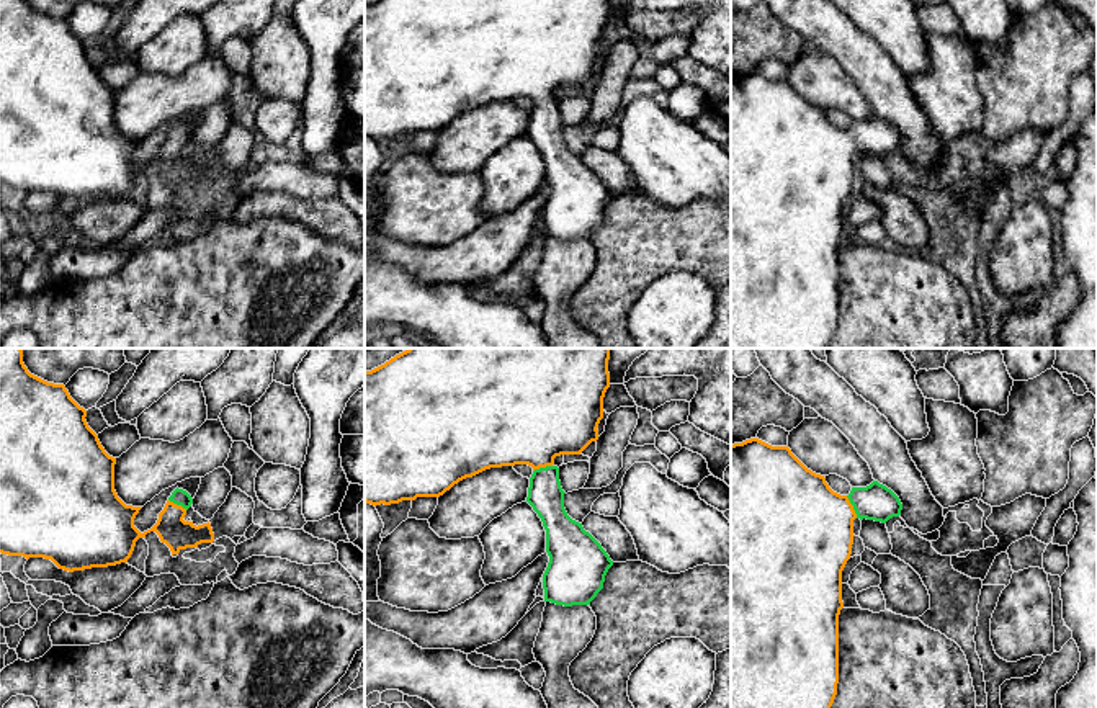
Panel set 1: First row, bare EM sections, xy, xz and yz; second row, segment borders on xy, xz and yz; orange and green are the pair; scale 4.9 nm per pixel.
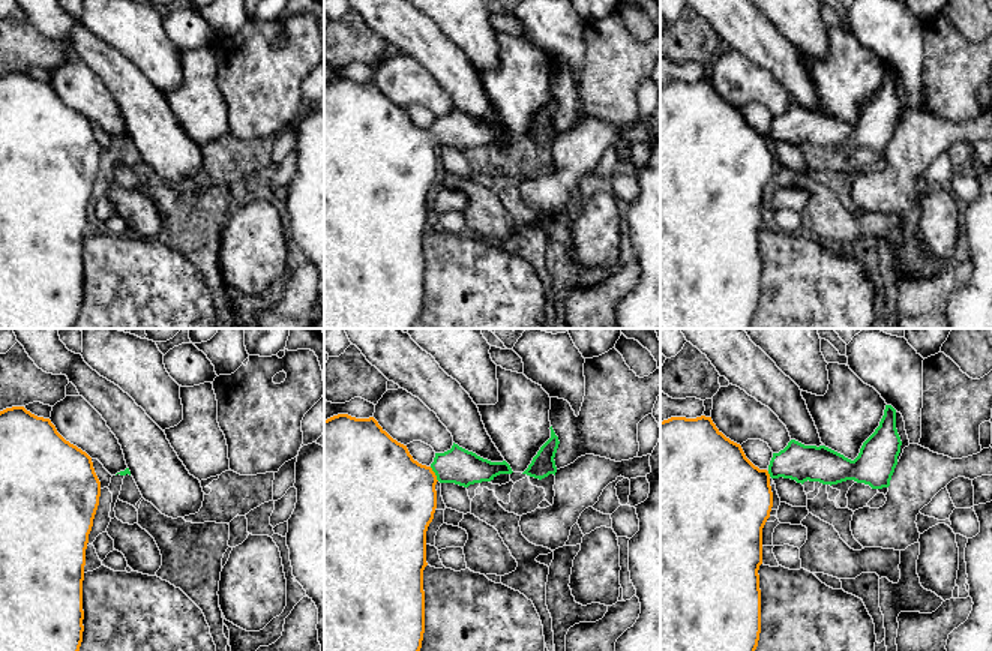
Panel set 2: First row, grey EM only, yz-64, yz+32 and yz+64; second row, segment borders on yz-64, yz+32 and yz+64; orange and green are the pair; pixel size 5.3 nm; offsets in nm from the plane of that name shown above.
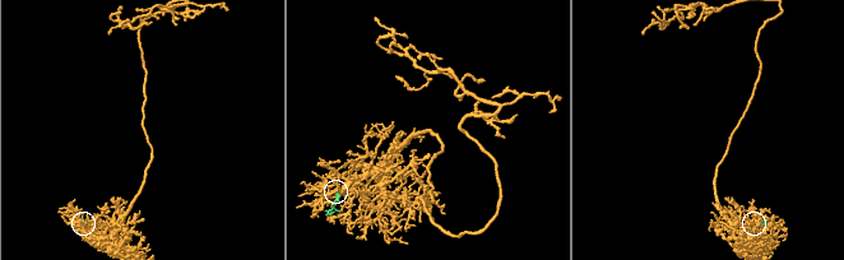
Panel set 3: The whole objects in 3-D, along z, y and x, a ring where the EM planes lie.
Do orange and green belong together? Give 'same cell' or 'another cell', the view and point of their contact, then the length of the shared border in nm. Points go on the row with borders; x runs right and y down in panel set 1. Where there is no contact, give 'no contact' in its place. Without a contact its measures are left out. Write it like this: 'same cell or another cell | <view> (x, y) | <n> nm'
same cell | yz (852, 507) | 130 nm

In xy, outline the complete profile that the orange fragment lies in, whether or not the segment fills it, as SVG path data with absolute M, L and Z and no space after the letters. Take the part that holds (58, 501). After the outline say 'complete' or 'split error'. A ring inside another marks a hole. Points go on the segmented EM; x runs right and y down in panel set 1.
M0 348L0 553L2 554L23 556L26 559L29 558L51 559L59 569L74 572L74 571L83 571L83 569L92 569L92 567L108 567L108 566L128 562L128 559L131 558L134 551L136 541L139 538L146 538L146 535L150 531L155 531L160 541L170 548L172 556L178 554L181 549L198 548L201 543L214 541L214 533L209 522L196 527L193 522L183 520L186 515L186 510L193 504L193 499L186 491L178 489L178 487L172 492L163 510L159 513L157 523L150 530L141 533L134 527L134 518L142 507L126 505L118 497L114 491L116 458L110 456L105 451L105 448L101 446L98 440L98 435L88 427L85 417L87 417L87 410L80 407L70 397L64 384L47 383L28 371L28 368L23 363L21 348Z | split error

